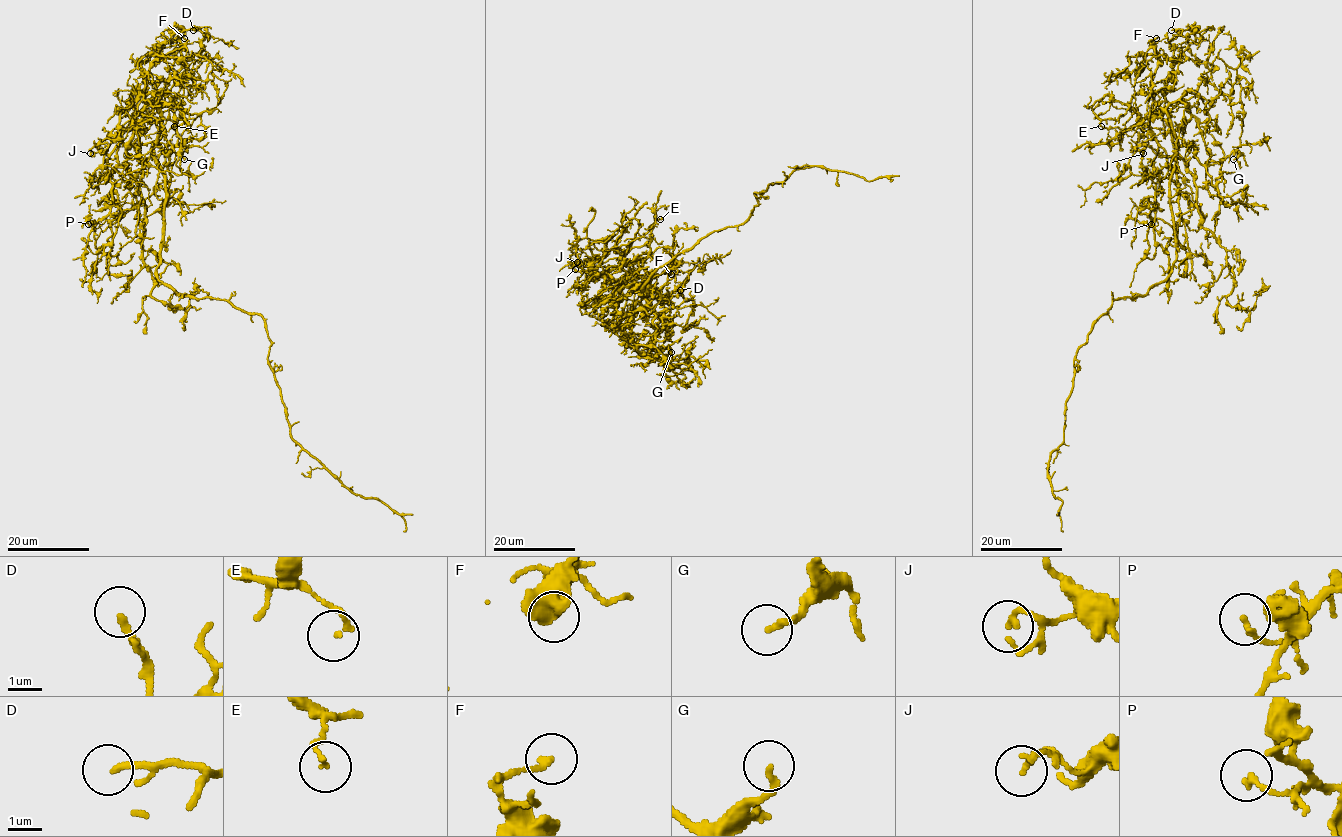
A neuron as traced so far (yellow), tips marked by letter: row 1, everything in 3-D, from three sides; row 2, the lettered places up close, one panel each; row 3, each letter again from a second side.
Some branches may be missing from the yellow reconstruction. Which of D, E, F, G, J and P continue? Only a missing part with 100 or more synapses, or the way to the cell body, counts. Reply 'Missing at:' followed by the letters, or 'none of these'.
Missing at: none of these

